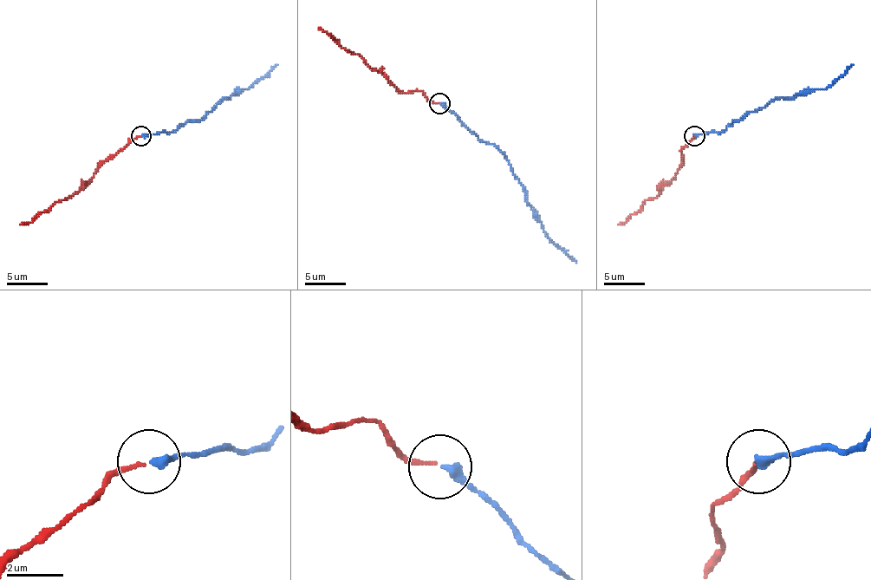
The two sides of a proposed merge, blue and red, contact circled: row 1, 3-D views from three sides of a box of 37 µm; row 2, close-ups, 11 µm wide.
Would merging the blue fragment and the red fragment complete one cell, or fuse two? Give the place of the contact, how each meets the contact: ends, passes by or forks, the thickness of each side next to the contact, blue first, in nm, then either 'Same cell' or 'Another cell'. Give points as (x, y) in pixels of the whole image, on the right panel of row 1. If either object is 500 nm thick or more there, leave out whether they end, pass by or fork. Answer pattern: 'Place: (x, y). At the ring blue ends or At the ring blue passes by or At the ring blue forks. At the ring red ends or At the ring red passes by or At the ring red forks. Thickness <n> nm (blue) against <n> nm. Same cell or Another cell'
Place: (694, 135). At the ring blue ends. At the ring red ends. Thickness 320 nm (blue) against 140 nm. Same cell

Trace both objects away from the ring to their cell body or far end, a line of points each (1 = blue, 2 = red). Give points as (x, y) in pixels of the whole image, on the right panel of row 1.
1: (693, 136), (722, 132), (732, 122), (765, 107), (777, 97), (827, 89), (853, 64)
2: (693, 136), (681, 151), (683, 163), (677, 173), (654, 198), (645, 202), (624, 222), (618, 224)

